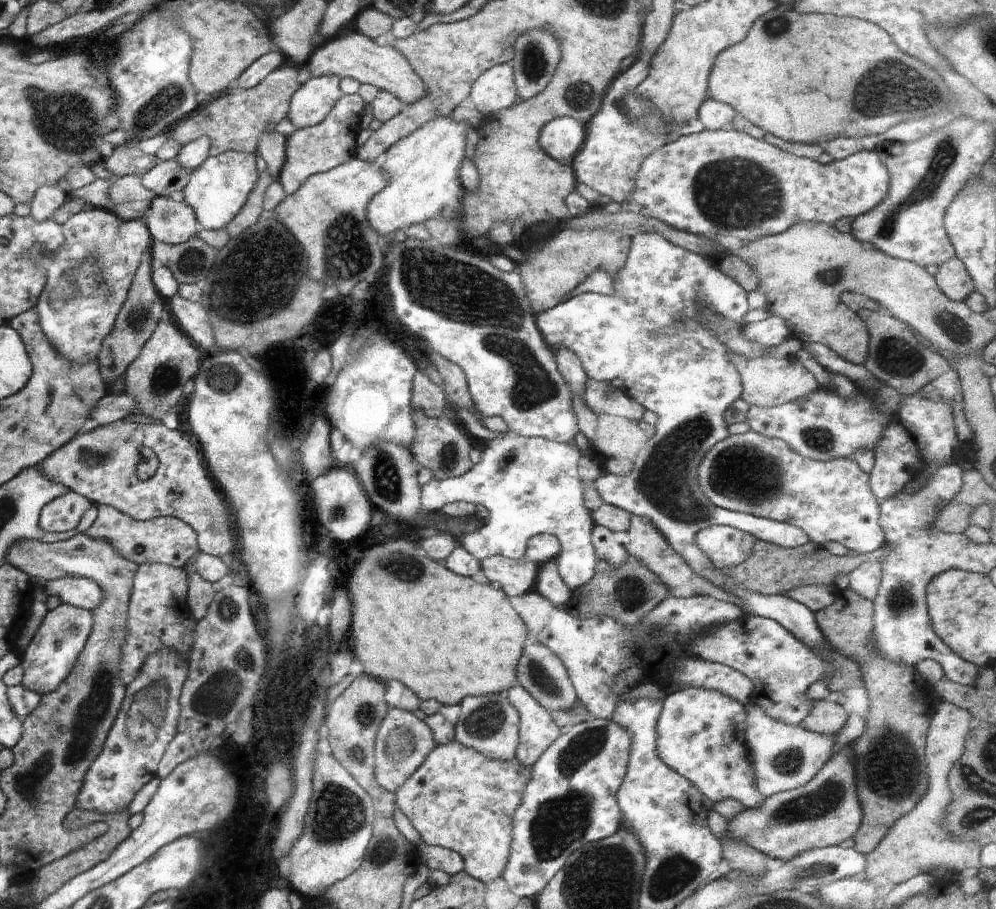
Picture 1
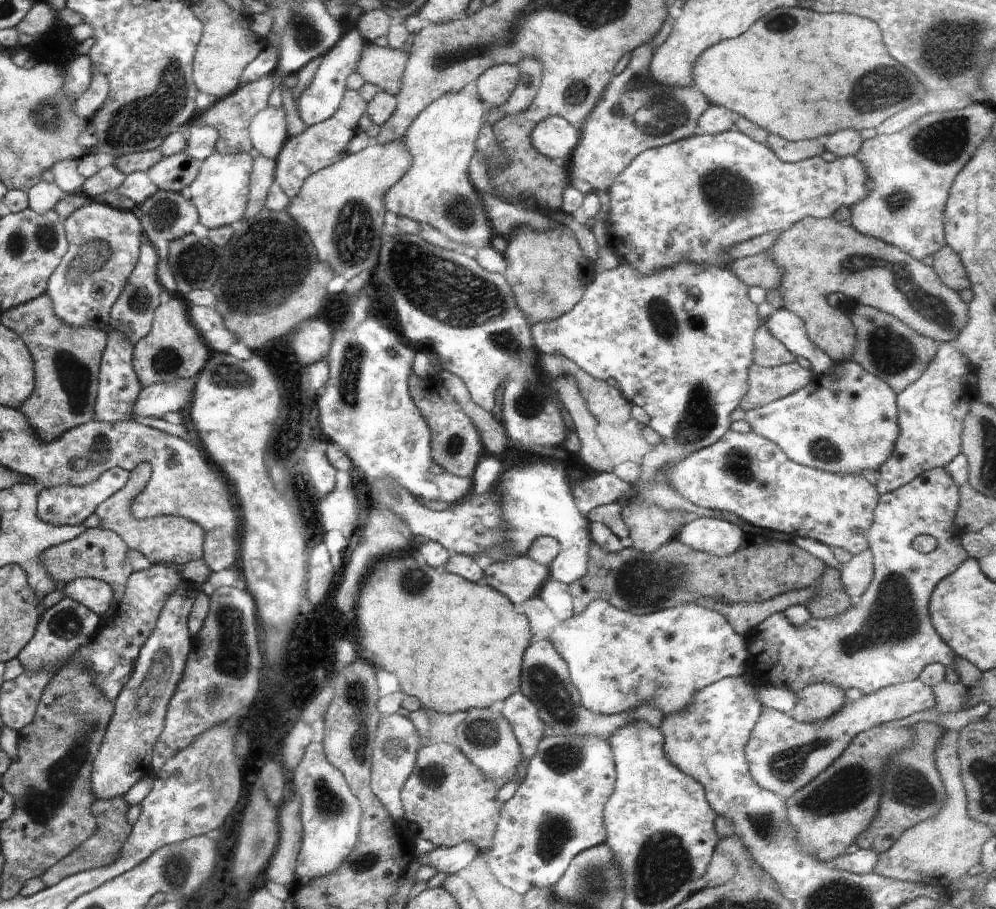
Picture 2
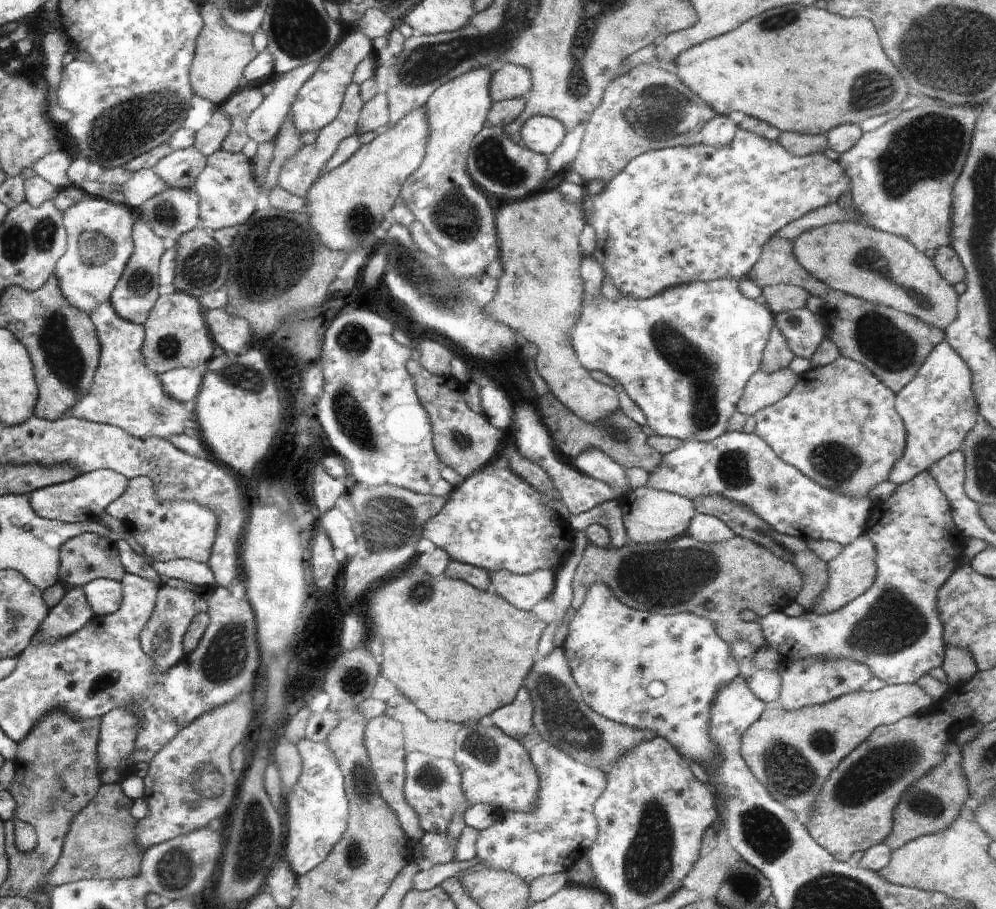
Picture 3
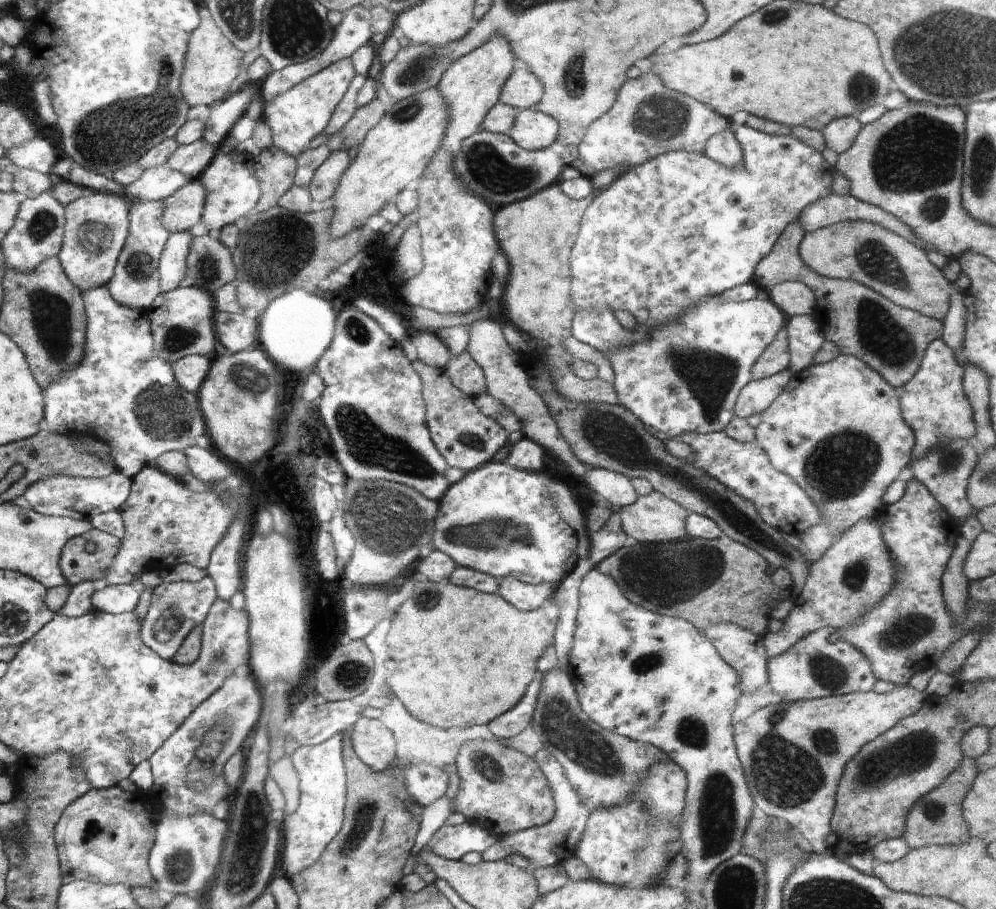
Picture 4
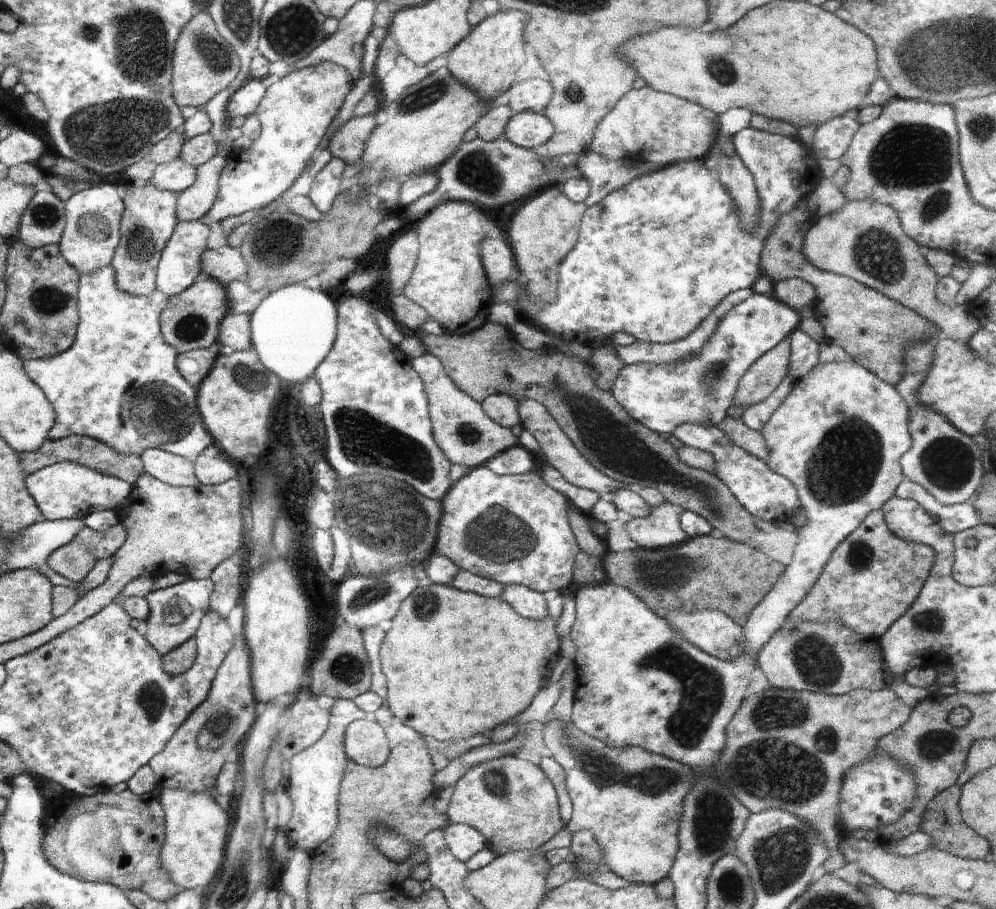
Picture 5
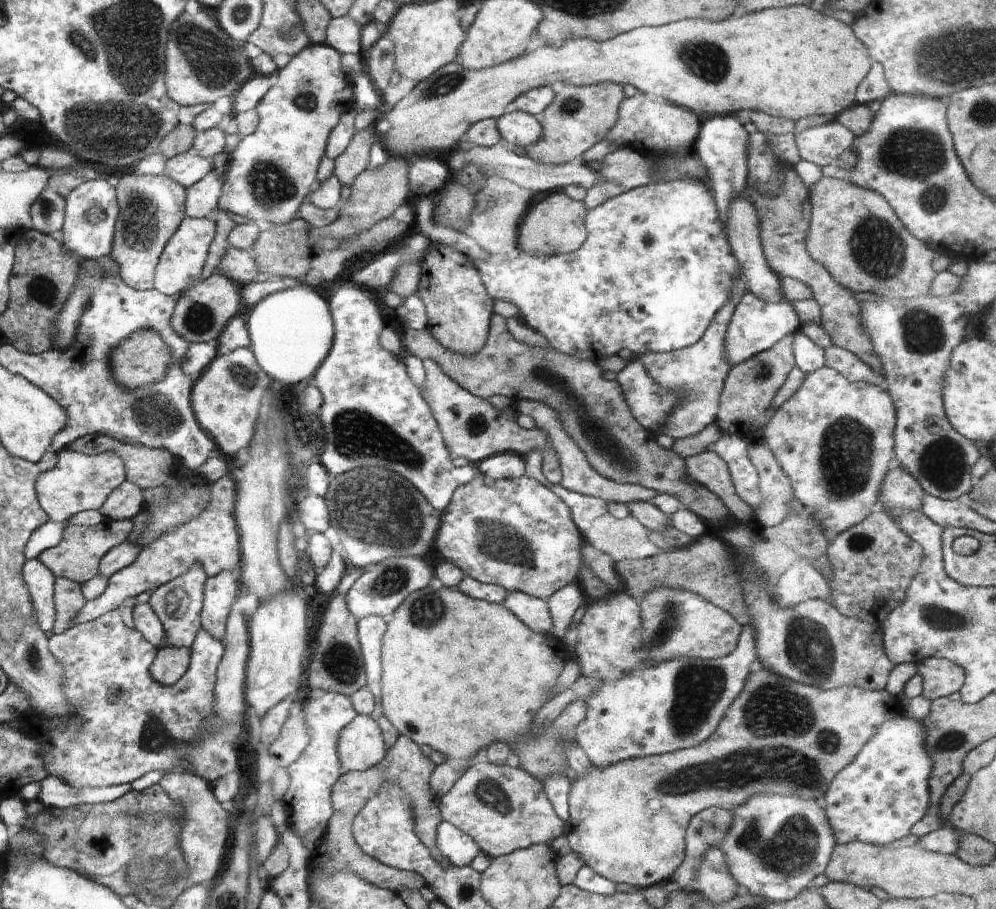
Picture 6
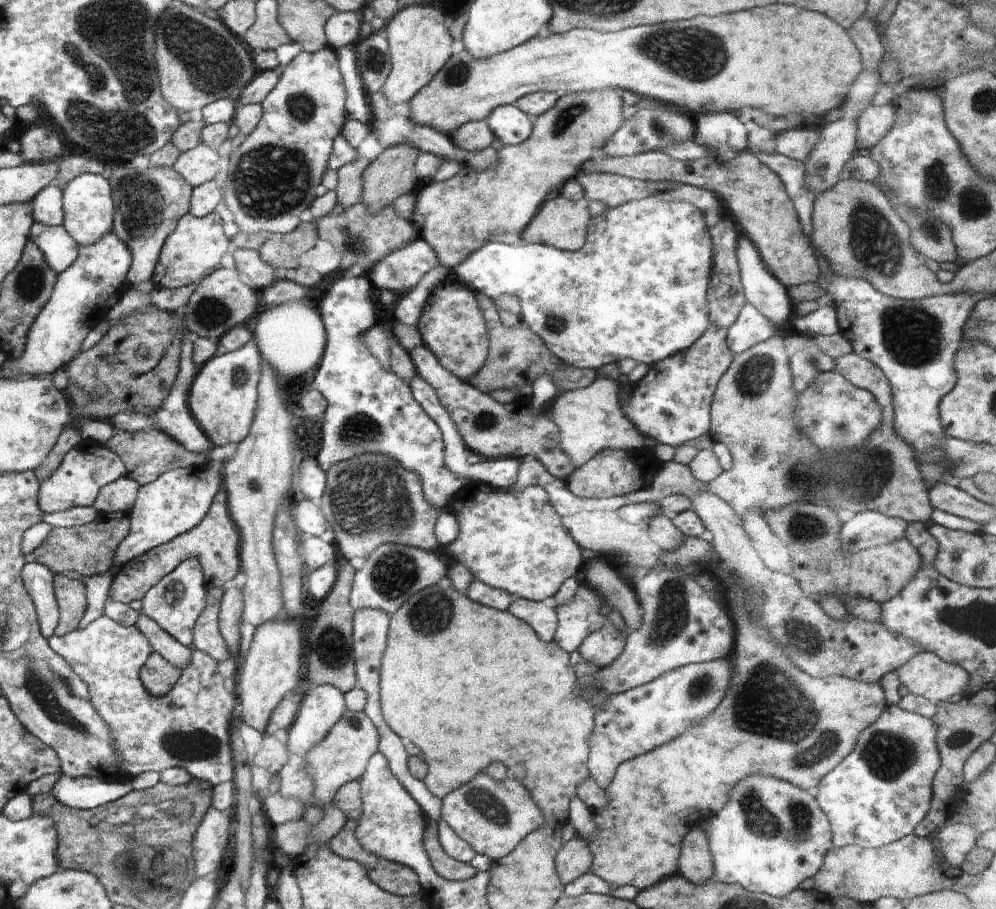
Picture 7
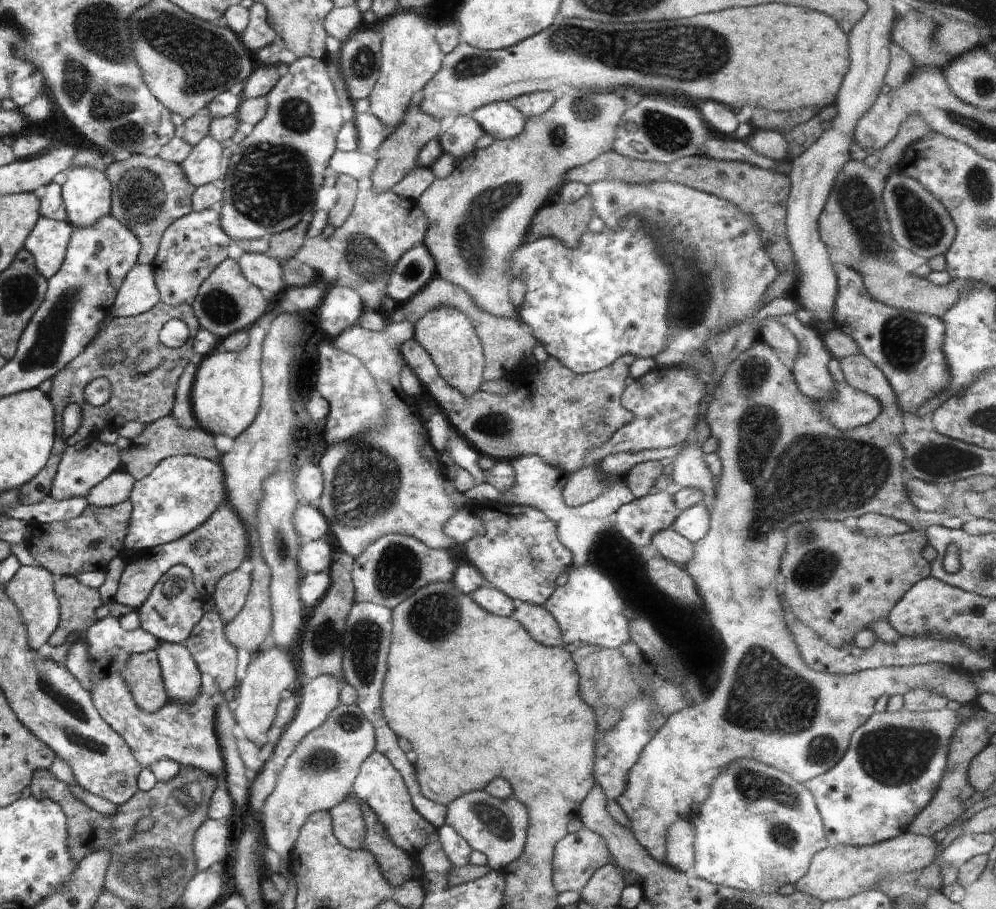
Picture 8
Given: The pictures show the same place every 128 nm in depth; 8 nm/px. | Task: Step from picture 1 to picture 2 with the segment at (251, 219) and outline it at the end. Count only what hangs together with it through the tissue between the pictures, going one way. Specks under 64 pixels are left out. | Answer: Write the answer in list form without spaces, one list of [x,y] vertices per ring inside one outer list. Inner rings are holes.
[[[260,154],[253,160],[250,174],[249,200],[244,219],[254,217],[264,208],[270,186],[275,182],[275,160]]]

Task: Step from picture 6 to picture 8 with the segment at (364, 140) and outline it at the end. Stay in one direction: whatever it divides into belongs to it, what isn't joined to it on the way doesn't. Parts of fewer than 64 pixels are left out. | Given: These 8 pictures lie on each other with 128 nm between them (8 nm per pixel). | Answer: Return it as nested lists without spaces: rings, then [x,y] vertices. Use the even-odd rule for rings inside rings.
[[[337,175],[334,185],[338,196],[334,207],[329,210],[327,224],[332,224],[334,228],[342,226],[352,212],[356,196],[358,196],[358,180],[350,175]]]

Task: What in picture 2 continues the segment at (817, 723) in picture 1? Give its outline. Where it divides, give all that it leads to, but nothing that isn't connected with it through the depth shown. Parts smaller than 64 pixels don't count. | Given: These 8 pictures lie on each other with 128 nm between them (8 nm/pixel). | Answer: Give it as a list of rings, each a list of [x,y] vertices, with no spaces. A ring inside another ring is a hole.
[[[826,682],[810,684],[794,692],[799,700],[790,714],[799,722],[825,722],[830,716],[837,714],[848,702],[847,690]]]

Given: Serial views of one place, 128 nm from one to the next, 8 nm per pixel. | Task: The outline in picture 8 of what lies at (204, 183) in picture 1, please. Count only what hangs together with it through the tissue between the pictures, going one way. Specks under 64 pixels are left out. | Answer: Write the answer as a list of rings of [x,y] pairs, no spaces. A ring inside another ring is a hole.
[[[300,57],[283,67],[282,75],[274,88],[265,96],[268,102],[264,118],[252,132],[233,147],[229,167],[224,176],[223,206],[220,226],[234,243],[236,240],[254,240],[288,230],[302,221],[306,212],[317,204],[317,192],[328,175],[330,158],[336,150],[338,131],[345,123],[338,102],[334,82],[329,76],[326,59]]]

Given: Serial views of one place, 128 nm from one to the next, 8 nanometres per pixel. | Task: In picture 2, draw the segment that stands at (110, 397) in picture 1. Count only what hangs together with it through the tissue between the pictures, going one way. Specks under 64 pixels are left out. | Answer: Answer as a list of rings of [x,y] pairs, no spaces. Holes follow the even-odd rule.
[[[186,379],[166,384],[151,384],[141,390],[140,400],[133,409],[133,420],[150,417],[162,419],[170,412],[181,412],[190,400]]]

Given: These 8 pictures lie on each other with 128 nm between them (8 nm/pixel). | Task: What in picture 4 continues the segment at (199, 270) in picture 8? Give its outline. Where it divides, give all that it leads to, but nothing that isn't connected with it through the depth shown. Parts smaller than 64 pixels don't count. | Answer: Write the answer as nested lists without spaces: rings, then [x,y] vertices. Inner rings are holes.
[[[190,231],[170,233],[159,259],[159,288],[161,293],[175,290],[187,276],[187,259],[193,237]]]

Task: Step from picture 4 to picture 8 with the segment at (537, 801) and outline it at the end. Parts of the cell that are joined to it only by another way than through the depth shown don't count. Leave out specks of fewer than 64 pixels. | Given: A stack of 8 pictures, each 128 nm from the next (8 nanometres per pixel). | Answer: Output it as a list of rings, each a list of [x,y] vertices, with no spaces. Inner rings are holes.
[[[478,790],[450,802],[445,824],[462,836],[472,850],[484,854],[491,870],[501,871],[520,858],[527,840],[529,818],[526,806],[516,798],[510,796],[502,802],[498,798],[490,798],[484,790]]]

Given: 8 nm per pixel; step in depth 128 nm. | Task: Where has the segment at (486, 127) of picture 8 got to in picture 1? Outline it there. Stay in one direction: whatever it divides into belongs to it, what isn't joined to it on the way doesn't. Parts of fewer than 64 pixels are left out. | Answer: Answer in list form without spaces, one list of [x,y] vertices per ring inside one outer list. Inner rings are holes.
[[[570,117],[550,120],[540,131],[538,142],[550,158],[568,162],[582,148],[586,138],[586,125]]]

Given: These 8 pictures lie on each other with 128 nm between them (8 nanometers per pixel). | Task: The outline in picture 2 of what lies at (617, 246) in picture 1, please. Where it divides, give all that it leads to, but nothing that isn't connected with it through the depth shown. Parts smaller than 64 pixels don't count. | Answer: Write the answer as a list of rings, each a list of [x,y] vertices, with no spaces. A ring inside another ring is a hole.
[[[553,226],[548,232],[534,232],[534,230],[530,230],[528,234],[524,234],[524,232],[510,234],[506,252],[503,252],[506,262],[508,262],[508,268],[504,270],[503,274],[506,283],[510,286],[513,293],[516,307],[527,319],[530,326],[537,323],[548,323],[551,320],[561,318],[582,300],[582,294],[584,294],[587,284],[590,284],[592,281],[585,279],[583,273],[585,270],[578,263],[578,260],[583,257],[582,250],[578,244],[574,232],[570,228],[566,228],[566,226]]]

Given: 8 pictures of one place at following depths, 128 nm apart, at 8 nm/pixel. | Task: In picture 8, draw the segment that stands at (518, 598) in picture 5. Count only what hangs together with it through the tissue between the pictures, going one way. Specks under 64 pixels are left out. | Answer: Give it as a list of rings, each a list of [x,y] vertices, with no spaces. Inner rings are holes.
[[[517,602],[513,612],[514,620],[518,620],[536,642],[550,647],[562,647],[560,627],[544,606]]]

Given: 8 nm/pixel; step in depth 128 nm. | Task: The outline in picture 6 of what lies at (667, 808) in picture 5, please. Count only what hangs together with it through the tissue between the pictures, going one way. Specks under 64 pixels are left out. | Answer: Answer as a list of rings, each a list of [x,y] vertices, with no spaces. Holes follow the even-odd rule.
[[[757,663],[746,686],[706,742],[684,750],[630,758],[610,766],[590,764],[590,772],[578,776],[569,790],[568,844],[583,857],[586,865],[610,882],[626,883],[638,890],[670,882],[684,862],[685,832],[694,814],[710,806],[736,810],[756,794],[800,796],[821,803],[834,776],[857,757],[882,723],[902,716],[895,696],[886,689],[871,691],[842,686],[838,690],[822,690],[782,678]]]

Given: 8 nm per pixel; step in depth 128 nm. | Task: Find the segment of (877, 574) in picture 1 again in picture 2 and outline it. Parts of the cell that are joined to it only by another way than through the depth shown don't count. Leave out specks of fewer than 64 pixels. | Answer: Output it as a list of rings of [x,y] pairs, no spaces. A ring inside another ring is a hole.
[[[869,549],[853,555],[839,571],[845,594],[852,599],[859,598],[868,589],[873,573],[873,554]]]

